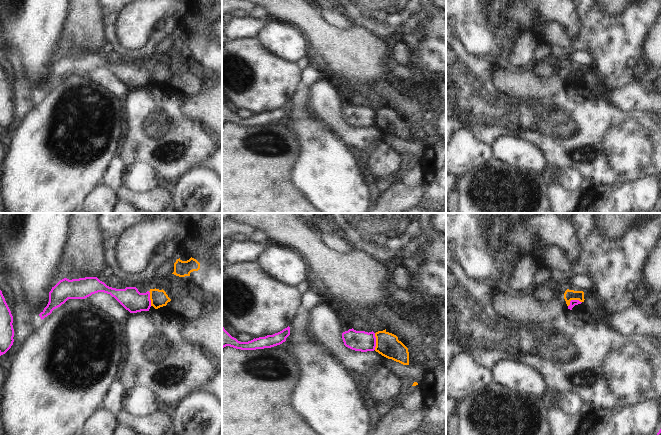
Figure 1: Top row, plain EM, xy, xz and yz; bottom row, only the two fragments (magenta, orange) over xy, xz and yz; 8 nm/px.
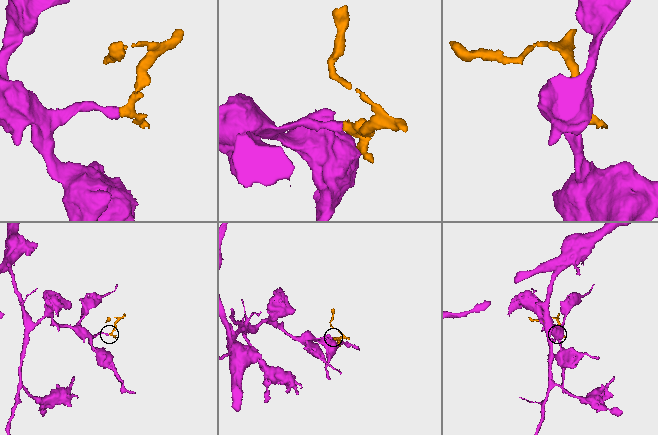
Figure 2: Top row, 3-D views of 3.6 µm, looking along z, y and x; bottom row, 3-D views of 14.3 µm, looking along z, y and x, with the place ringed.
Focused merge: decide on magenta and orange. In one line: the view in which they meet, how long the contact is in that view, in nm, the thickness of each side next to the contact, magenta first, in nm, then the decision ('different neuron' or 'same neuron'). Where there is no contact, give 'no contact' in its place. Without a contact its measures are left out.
meets magenta in xz; contact 140 nm long; 160 nm thick on the magenta side, 190 nm on the other; different neuron

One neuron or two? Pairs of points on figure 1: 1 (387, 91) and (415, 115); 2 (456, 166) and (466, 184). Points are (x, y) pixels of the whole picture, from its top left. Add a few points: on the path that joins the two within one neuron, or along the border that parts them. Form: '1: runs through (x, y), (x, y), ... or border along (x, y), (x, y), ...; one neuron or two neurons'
1: runs through (394, 98), (403, 107), (408, 108); one neuron
2: border along (483, 165), (458, 178); two neurons

